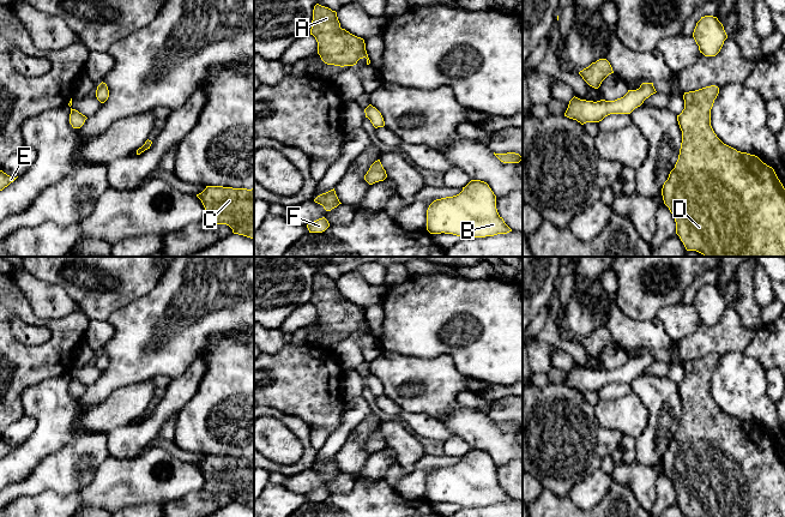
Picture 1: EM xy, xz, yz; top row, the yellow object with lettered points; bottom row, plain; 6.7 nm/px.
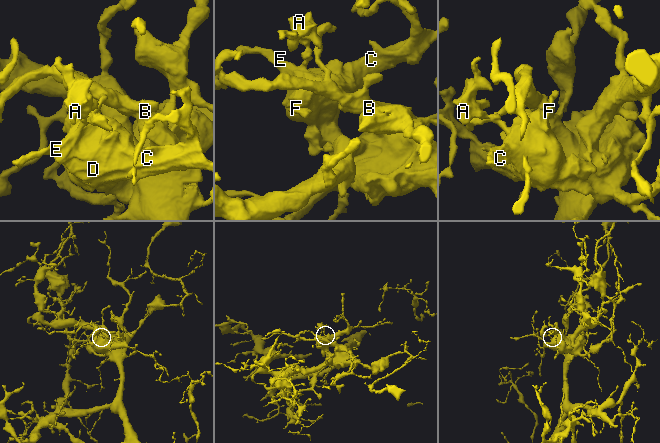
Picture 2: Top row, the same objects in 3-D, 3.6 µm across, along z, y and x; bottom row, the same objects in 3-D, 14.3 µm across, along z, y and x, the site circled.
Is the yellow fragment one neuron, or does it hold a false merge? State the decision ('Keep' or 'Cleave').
Cleave

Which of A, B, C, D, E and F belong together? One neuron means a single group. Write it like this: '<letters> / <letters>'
A C D E F / B

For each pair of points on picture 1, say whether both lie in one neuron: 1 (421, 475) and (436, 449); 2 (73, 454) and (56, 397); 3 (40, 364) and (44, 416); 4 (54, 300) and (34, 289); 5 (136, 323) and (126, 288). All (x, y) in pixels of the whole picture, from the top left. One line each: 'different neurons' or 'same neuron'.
1: different neurons
2: different neurons
3: different neurons
4: same neuron
5: different neurons

